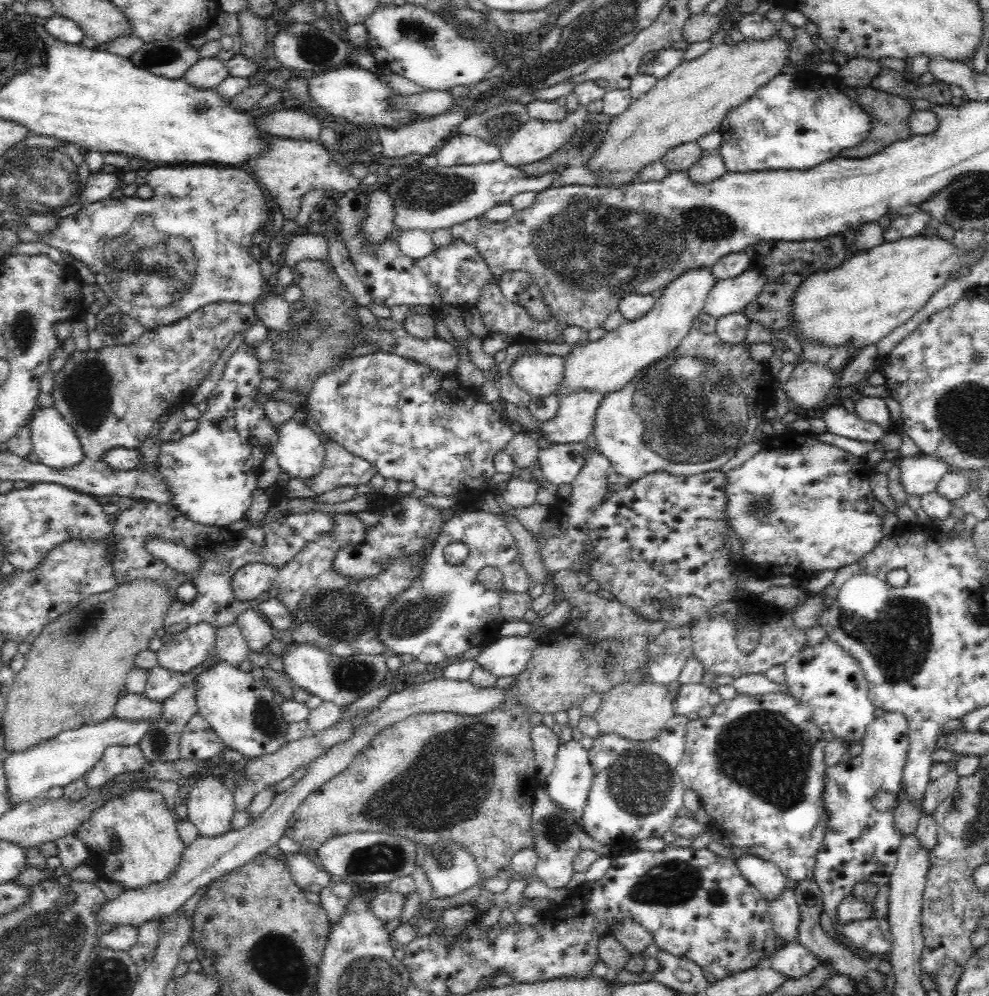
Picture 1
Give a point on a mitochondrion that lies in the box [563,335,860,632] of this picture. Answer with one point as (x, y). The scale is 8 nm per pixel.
(687, 411)

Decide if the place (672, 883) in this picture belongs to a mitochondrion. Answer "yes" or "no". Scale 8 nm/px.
yes

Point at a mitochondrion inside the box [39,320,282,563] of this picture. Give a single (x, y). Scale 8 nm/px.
(86, 388)

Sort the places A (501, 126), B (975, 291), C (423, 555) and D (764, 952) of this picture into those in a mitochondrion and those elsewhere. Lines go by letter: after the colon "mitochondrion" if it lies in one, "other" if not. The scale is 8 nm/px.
A: mitochondrion
B: other
C: other
D: other

